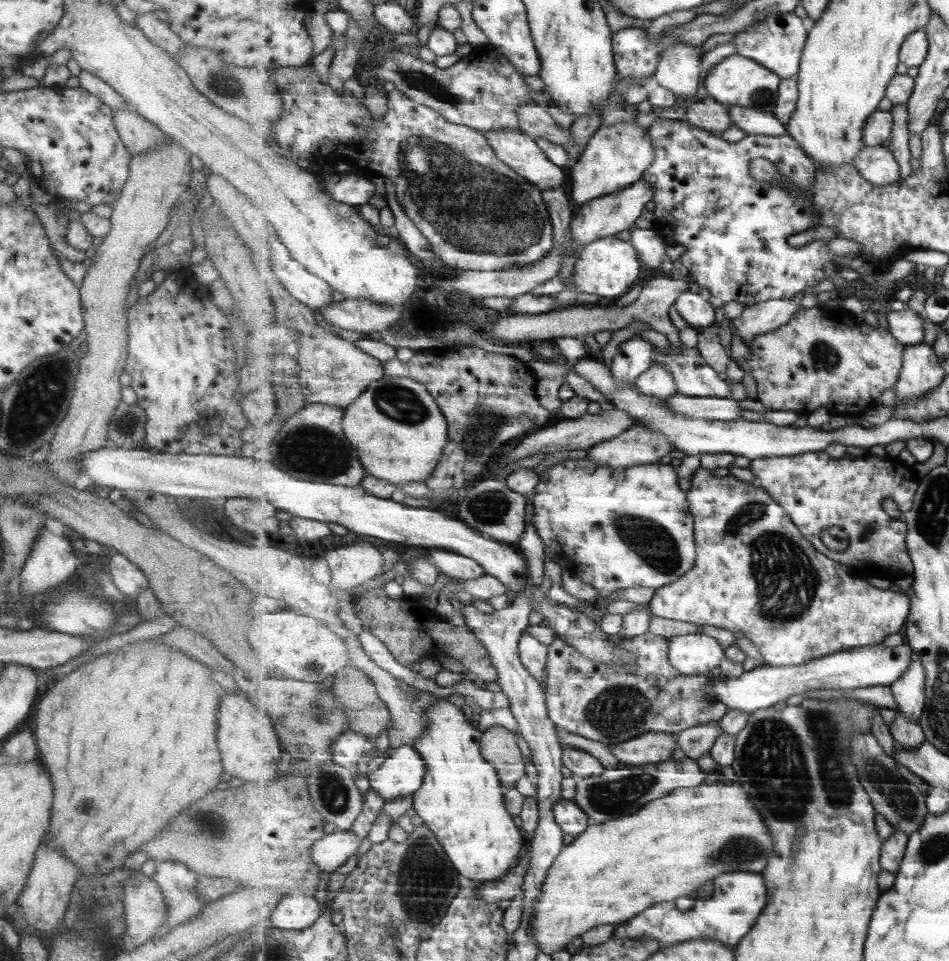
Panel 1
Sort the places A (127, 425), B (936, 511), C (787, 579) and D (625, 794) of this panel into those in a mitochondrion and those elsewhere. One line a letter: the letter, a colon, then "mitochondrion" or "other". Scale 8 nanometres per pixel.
A: mitochondrion
B: mitochondrion
C: mitochondrion
D: mitochondrion

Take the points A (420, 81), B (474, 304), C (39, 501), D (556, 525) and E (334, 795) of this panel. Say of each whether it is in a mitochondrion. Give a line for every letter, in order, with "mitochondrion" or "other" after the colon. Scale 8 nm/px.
A: mitochondrion
B: other
C: other
D: other
E: mitochondrion

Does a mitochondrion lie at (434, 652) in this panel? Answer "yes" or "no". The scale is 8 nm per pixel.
no

